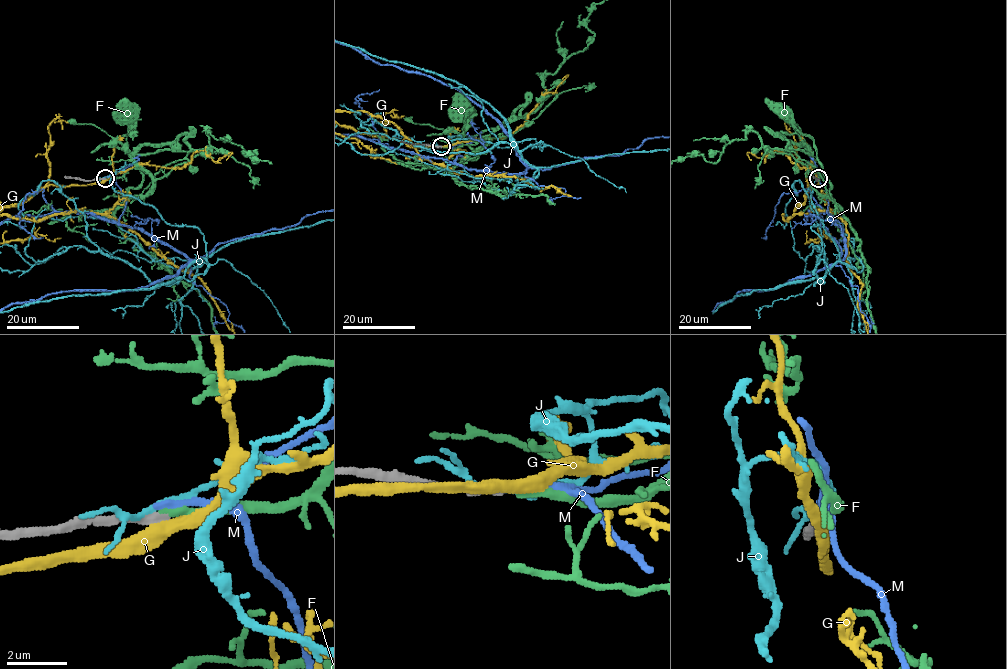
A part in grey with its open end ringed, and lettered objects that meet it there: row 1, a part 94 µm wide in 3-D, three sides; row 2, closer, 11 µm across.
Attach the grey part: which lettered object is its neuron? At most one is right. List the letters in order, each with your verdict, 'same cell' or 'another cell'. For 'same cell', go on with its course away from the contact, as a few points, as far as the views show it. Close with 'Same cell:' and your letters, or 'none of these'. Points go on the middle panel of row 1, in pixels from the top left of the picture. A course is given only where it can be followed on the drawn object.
F: same cell; it runs (440, 147), (457, 147), (475, 143), (464, 138), (465, 112)
G: another cell
J: another cell
M: another cell
Same cell: F

